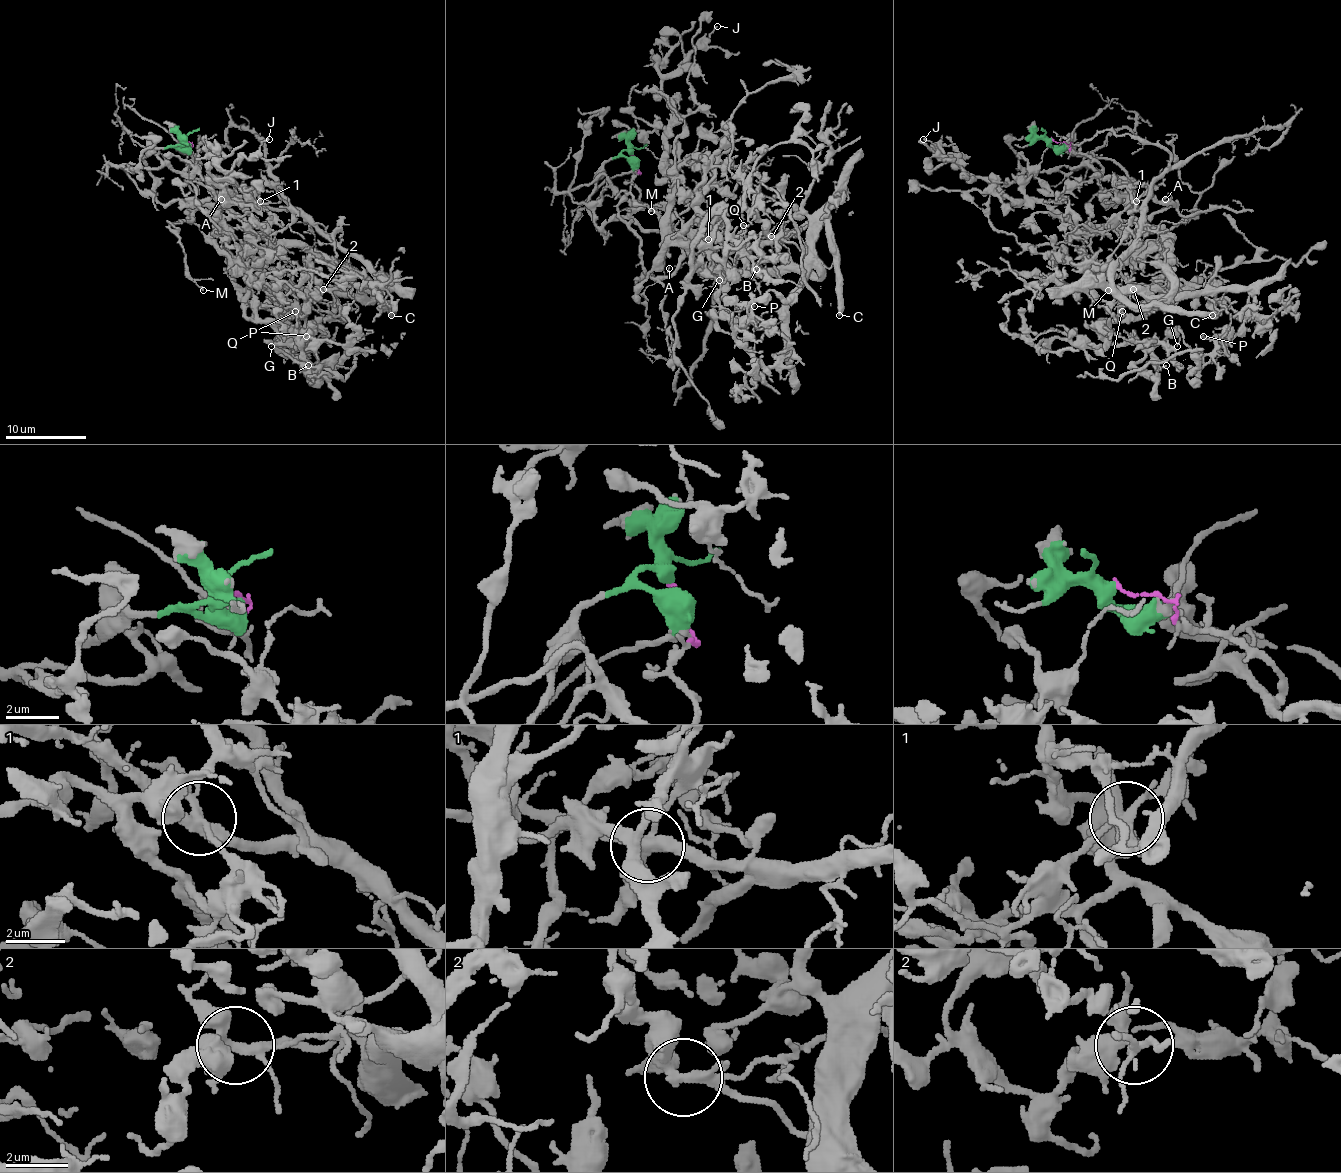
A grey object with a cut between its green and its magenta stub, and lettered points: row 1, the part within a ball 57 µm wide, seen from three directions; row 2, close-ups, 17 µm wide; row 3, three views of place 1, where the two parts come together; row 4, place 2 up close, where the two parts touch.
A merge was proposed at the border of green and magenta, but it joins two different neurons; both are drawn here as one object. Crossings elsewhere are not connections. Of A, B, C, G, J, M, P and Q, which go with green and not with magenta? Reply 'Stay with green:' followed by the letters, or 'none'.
Stay with green: B, G, J, P, Q

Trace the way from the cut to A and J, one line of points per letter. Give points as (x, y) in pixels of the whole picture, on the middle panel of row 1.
A: (631, 156), (639, 172), (635, 204), (651, 206), (682, 235), (682, 257), (674, 273), (670, 267)
J: (631, 154), (603, 166), (593, 223), (698, 235), (702, 269), (670, 245), (662, 265), (662, 85), (716, 26)

